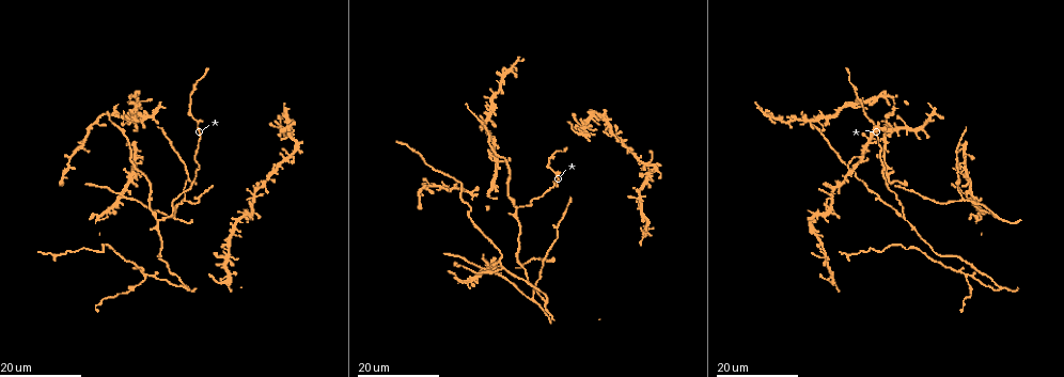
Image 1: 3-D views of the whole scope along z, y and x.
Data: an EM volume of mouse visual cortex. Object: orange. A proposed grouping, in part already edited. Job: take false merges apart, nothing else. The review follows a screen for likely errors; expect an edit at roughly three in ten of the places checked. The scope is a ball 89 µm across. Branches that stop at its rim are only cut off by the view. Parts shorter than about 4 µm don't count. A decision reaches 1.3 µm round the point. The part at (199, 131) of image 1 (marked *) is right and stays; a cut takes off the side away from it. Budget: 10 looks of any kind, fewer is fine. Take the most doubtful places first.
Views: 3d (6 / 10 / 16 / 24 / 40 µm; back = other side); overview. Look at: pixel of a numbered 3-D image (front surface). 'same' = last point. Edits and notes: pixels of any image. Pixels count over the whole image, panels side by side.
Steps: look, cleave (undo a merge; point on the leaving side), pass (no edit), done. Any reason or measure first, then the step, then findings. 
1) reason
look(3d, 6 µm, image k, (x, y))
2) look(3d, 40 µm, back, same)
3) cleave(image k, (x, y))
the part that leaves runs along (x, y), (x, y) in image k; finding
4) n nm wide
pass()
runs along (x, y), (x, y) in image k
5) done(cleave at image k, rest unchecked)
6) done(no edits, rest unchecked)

three-way junction
look(3d, 16 µm, image 1, (543, 264))

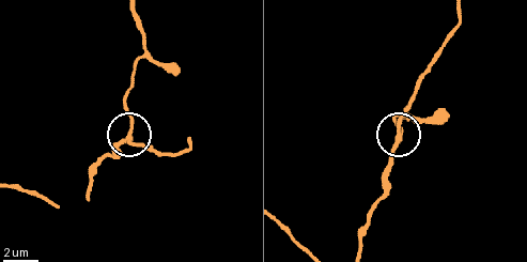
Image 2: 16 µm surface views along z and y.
closer look
look(3d, 6 µm, image 2, (399, 134))

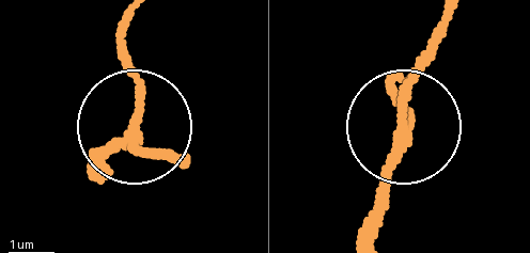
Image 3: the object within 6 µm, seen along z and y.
210 nm wide
pass()
runs along (454, 10), (411, 90), (408, 124), (396, 82) in image 3; all the same neuron

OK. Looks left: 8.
arms part here
look(3d, 24 µm, image 1, (481, 266))

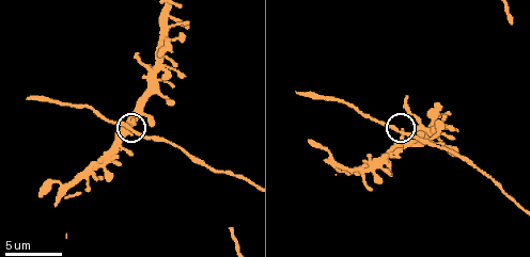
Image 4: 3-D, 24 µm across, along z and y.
look(3d, 10 µm, image 4, (400, 130))

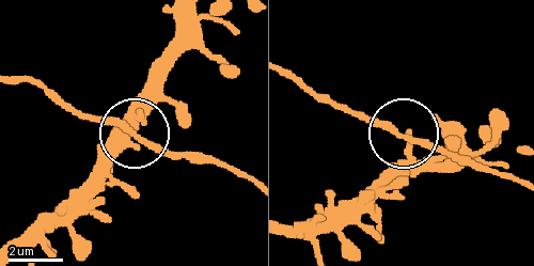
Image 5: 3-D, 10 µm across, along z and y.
side arm 11 µm
pass()
runs along (250, 181), (216, 165), (188, 161), (74, 105) in image 5; all the same neuron

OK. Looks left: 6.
small branch off a trunk
look(3d, 24 µm, image 1, (908, 221))

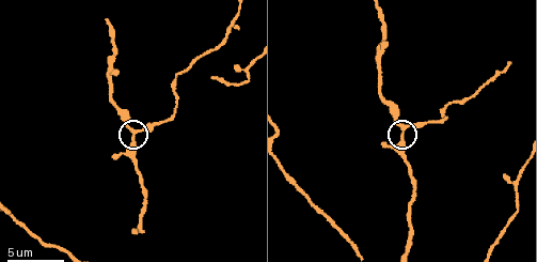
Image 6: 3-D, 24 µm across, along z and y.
look(3d, 10 µm, image 6, (132, 132))

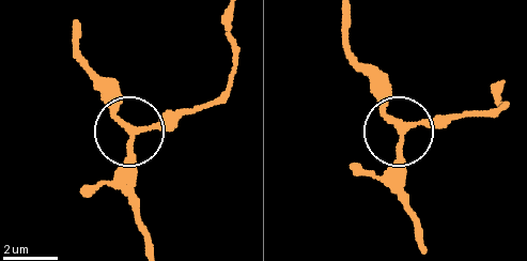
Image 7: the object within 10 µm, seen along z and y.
170 nm wide
pass()
runs along (499, 82), (507, 104), (497, 110), (403, 126), (371, 85) in image 7; one neuron here

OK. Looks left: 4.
a narrow waist
look(3d, 16 µm, image 1, (501, 262))

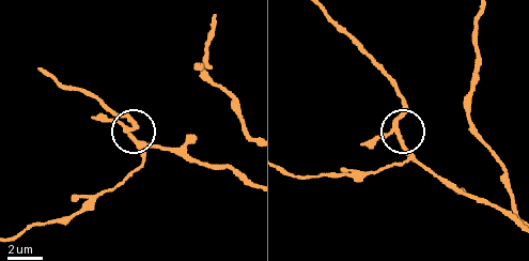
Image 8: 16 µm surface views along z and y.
zoom in
look(3d, 10 µm, image 8, (131, 135))

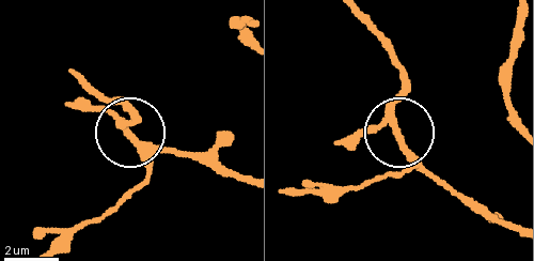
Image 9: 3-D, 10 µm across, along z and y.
200 nm wide
pass()
runs along (512, 230), (464, 203), (408, 148), (394, 113), (402, 67) in image 9; one neuron here

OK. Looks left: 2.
a fork
look(3d, 24 µm, image 1, (996, 217))

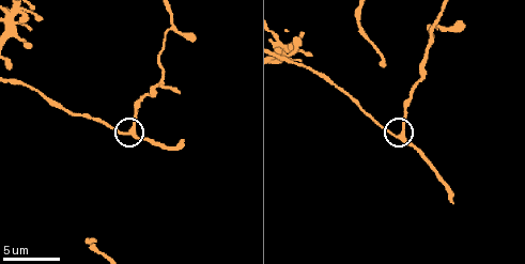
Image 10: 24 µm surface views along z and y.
look(3d, 6 µm, image 10, (400, 139))

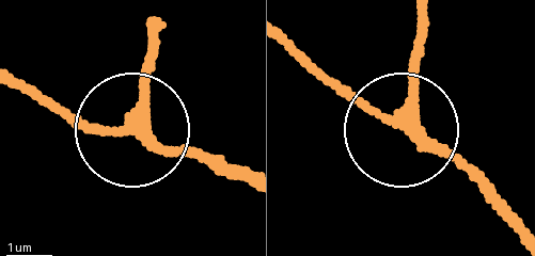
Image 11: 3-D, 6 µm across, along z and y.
3 arms
pass()
runs along (157, 27), (145, 133), (245, 172) in image 11; continuous, no second neuron

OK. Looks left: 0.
done(no edits, rest unchecked)

